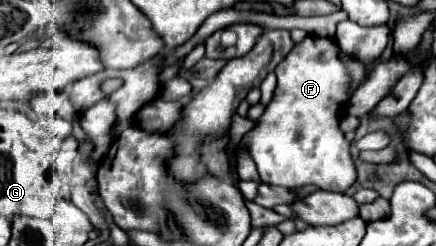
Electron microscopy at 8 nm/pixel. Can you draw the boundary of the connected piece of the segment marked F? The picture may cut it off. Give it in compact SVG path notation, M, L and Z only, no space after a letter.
M307 36L301 44L297 44L289 52L289 56L281 62L281 66L277 66L275 74L277 74L277 90L273 100L259 118L259 124L245 134L245 144L249 146L249 152L257 164L261 182L283 186L289 190L311 184L321 190L345 192L355 182L357 170L349 152L351 144L345 140L343 132L337 126L341 112L349 100L349 94L345 92L349 78L343 62L337 60L337 42L331 38Z

